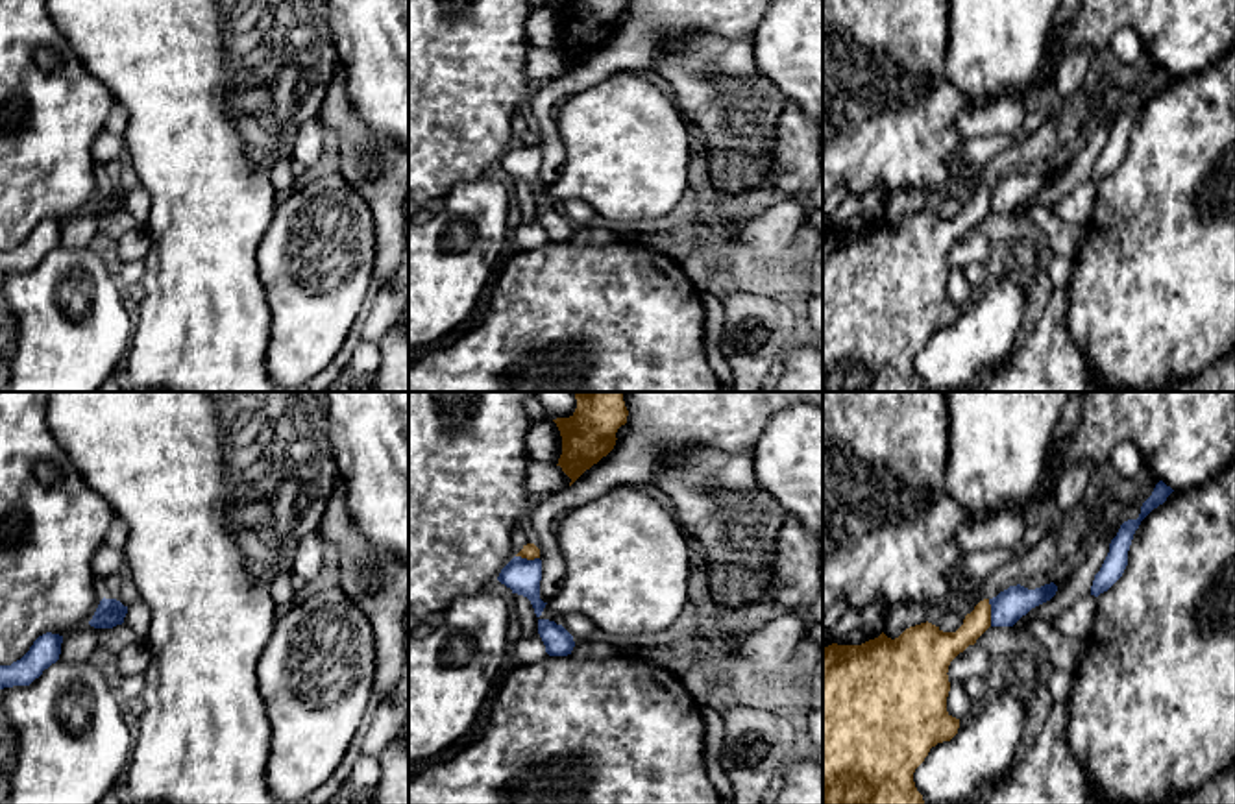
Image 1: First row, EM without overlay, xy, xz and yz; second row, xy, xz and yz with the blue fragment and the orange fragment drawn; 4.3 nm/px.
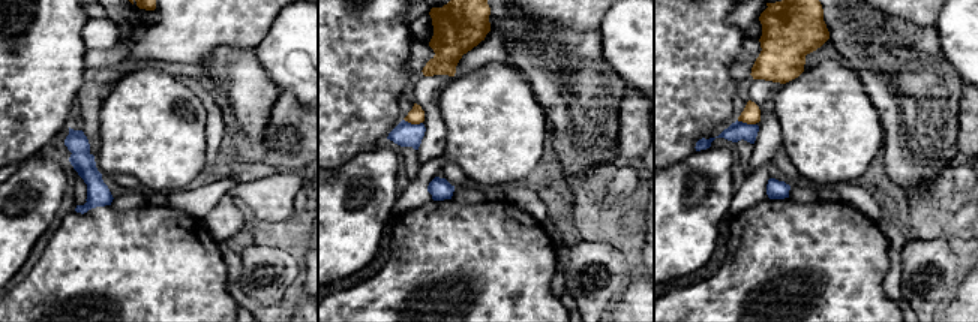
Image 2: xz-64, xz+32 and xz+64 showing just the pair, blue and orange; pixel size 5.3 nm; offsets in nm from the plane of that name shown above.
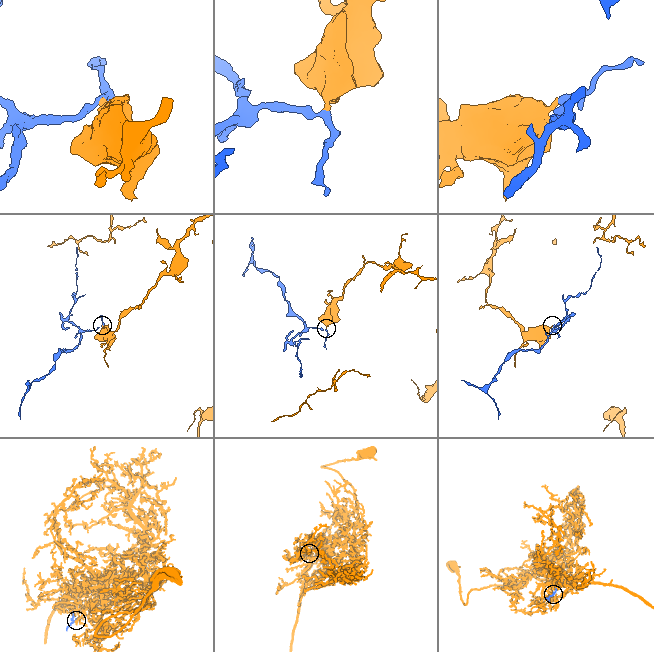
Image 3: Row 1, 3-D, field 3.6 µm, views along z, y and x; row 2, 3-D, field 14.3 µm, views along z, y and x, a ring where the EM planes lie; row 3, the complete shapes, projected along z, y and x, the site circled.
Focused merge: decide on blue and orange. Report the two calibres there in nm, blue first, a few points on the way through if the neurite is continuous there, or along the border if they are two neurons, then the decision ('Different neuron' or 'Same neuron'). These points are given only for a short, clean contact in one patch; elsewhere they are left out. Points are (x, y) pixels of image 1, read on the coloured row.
Thickness 150 nm (blue) against 130 nm. Boundary: yz (988, 599), (991, 625). Different neuron

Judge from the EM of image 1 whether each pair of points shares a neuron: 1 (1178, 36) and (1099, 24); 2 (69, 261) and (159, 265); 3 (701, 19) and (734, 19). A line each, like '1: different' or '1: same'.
1: same
2: different
3: same

